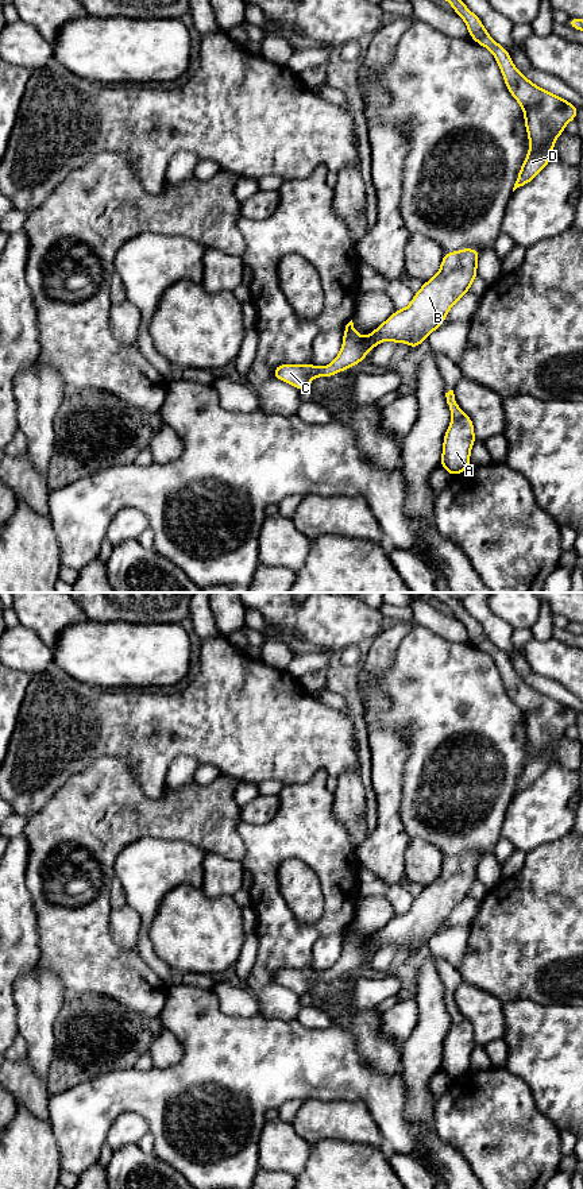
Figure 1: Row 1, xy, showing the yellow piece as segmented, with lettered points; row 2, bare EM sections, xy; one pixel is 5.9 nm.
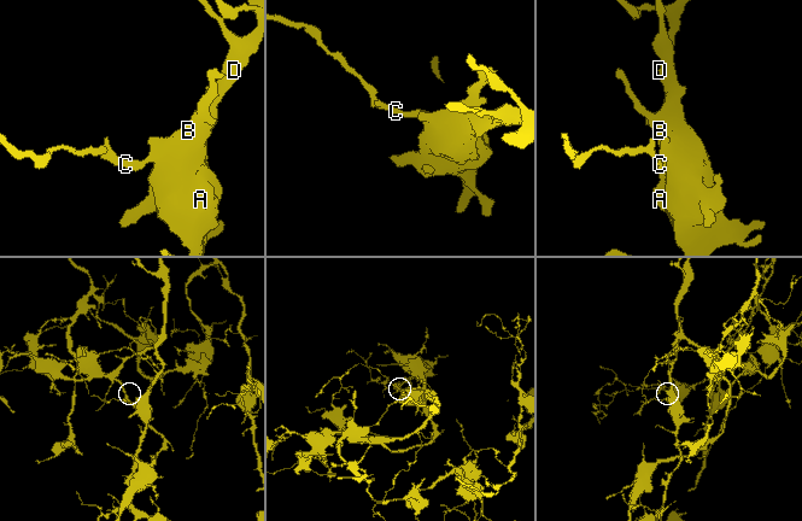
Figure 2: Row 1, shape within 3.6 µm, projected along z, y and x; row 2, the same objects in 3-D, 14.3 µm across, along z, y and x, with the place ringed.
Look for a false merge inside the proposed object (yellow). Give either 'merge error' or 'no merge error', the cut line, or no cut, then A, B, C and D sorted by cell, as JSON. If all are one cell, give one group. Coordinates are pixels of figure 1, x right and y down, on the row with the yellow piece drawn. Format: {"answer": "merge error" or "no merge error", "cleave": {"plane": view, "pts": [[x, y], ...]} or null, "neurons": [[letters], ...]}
{"answer": "no merge error", "cleave": null, "neurons": [["A", "B", "C", "D"]]}

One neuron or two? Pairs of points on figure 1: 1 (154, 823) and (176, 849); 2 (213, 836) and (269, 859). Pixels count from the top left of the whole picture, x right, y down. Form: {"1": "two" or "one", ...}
{"1": "two", "2": "two"}

